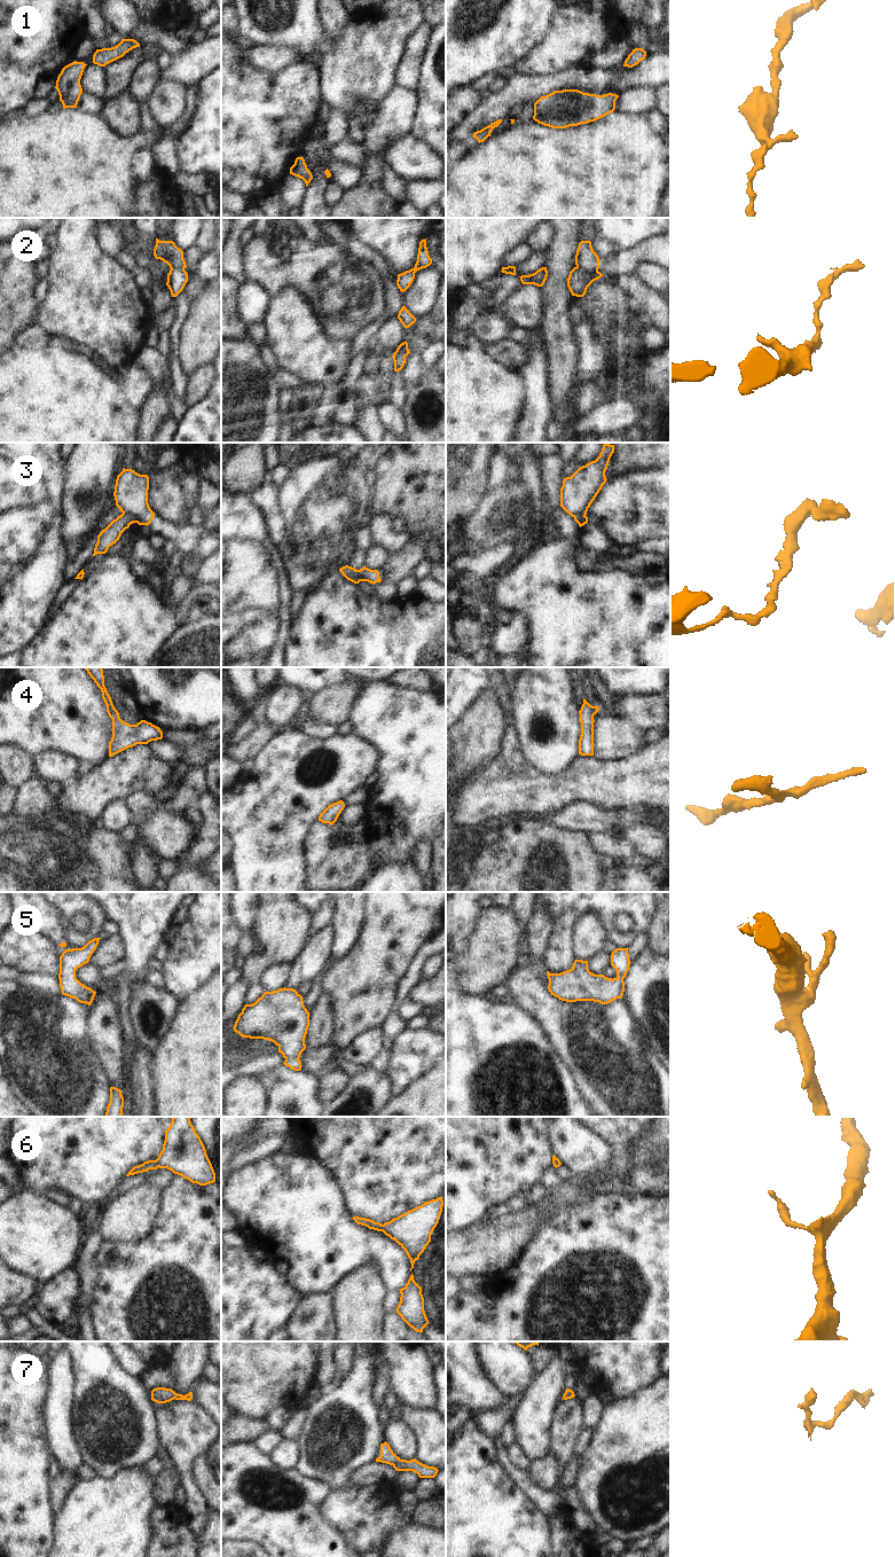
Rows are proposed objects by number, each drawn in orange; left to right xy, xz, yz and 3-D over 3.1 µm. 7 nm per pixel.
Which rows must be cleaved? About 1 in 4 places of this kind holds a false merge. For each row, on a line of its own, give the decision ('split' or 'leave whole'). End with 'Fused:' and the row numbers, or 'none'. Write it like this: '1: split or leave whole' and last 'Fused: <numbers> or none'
1: leave whole
2: split
3: split
4: leave whole
5: leave whole
6: leave whole
7: leave whole
Fused: 2, 3

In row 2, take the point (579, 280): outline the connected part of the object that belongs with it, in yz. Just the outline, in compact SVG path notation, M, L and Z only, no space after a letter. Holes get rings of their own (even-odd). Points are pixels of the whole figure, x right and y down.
M574 267L568 275L567 287L572 296L583 297L588 287L596 280L600 279L603 274L600 272L587 272L580 267Z

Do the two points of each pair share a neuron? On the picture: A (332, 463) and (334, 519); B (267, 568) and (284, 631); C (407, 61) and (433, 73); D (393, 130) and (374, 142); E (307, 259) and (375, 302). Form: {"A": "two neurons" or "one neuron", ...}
{"A": "one neuron", "B": "one neuron", "C": "two neurons", "D": "one neuron", "E": "one neuron"}

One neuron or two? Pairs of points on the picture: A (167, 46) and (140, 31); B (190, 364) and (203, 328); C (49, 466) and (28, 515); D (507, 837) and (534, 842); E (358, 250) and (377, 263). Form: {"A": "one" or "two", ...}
{"A": "one", "B": "one", "C": "one", "D": "one", "E": "one"}

